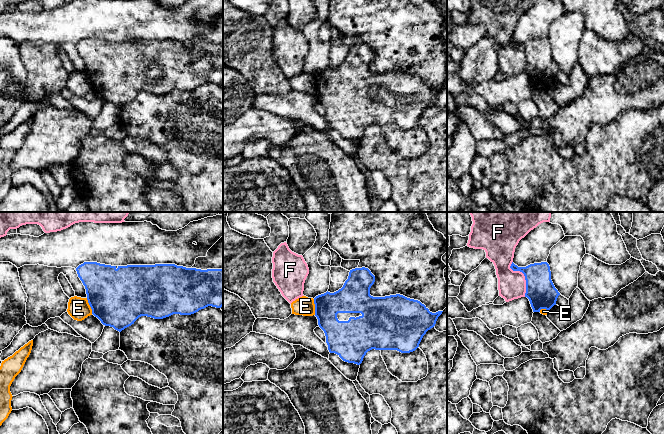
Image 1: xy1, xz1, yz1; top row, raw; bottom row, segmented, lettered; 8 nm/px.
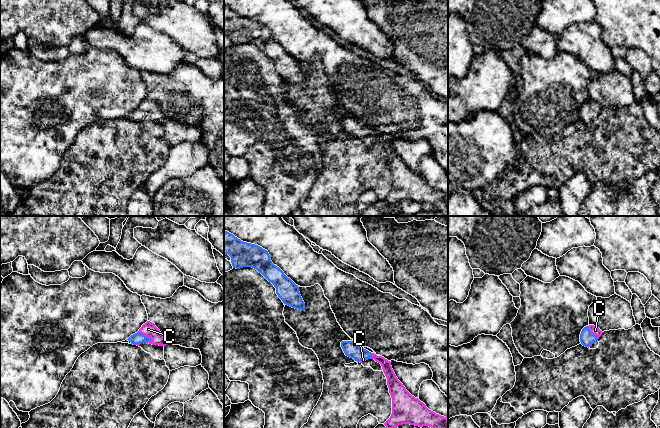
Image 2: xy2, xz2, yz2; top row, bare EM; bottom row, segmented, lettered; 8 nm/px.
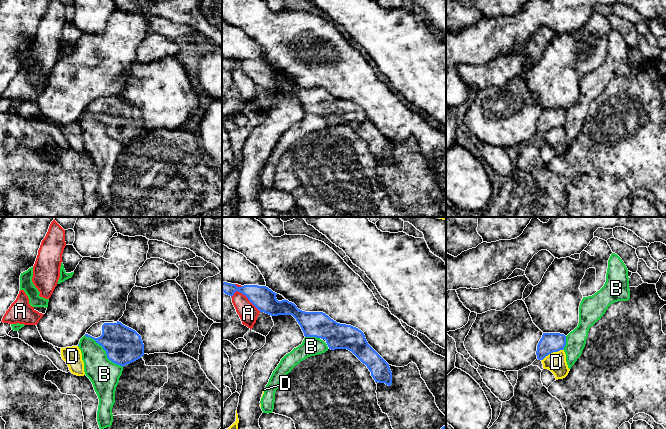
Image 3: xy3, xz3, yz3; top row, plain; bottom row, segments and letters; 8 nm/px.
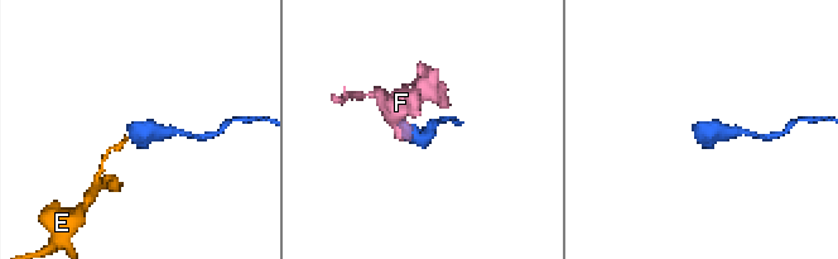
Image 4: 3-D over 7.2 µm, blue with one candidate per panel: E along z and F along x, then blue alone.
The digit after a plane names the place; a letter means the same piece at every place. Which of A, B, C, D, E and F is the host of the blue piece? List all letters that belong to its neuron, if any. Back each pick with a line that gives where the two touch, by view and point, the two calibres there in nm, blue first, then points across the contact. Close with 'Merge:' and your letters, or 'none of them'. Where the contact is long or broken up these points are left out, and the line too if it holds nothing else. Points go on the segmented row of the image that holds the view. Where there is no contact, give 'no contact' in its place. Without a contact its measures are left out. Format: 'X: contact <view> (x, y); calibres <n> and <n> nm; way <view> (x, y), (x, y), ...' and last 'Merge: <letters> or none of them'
C: contact xy2 (144, 335); calibres 90 and 120 nm; way xy2 (137, 338), (144, 335), (148, 329)
Merge: C

